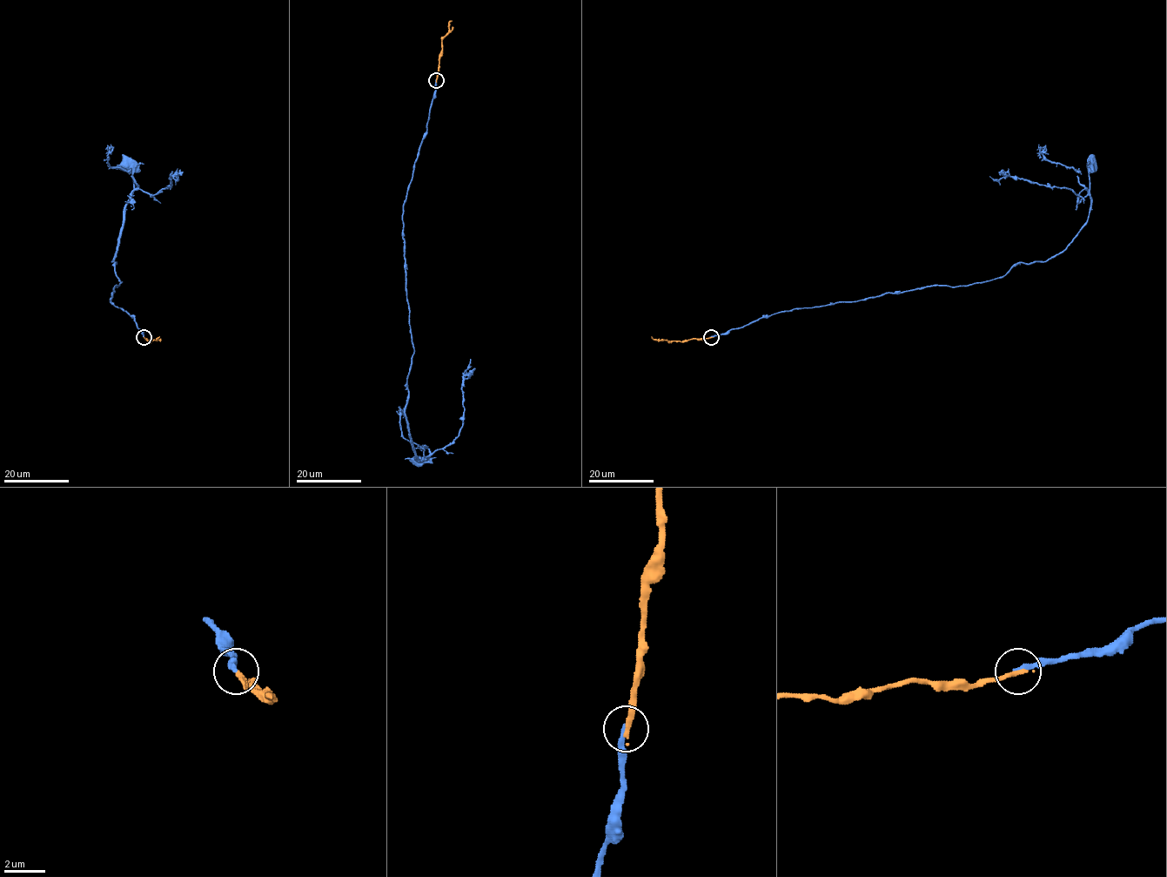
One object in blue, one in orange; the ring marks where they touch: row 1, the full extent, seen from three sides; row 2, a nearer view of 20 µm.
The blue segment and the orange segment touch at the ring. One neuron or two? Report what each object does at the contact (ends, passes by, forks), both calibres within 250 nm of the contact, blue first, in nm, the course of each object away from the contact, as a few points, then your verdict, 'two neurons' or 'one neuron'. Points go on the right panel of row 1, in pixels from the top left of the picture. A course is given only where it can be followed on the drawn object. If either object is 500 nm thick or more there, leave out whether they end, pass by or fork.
blue ends | orange ends | 240/240 nm | blue via (710, 337), (794, 308), (983, 282), (1002, 277), (1015, 264), (1046, 261), (1066, 247), (1087, 219), (1092, 165) | orange via (710, 337), (668, 341), (654, 340), (652, 336) | two neurons

